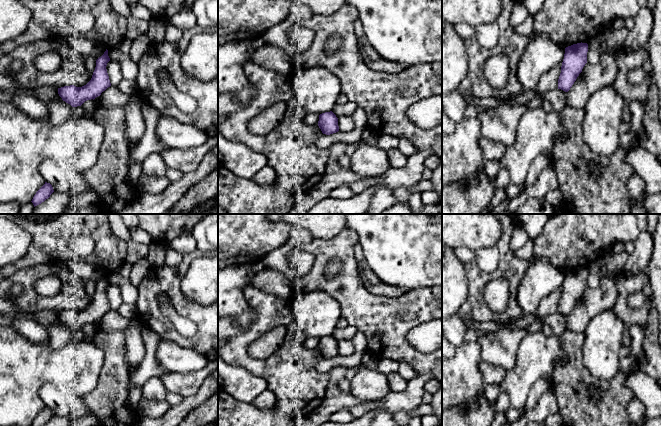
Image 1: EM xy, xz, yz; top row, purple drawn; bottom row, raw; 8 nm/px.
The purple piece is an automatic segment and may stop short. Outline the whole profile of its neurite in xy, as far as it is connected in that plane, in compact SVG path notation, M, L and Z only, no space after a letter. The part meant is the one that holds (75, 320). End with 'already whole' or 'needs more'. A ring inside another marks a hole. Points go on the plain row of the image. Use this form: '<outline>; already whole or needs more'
M108 274L96 284L96 291L91 304L82 311L74 309L58 312L58 318L63 325L72 331L81 330L85 325L95 323L111 310L107 297L107 287L110 285Z; already whole

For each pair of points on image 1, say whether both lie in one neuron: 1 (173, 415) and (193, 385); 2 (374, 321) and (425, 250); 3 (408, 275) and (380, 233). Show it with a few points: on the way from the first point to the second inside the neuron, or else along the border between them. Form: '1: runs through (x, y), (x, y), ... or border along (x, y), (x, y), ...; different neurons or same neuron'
1: border along (203, 382), (196, 393), (185, 398); different neurons
2: border along (429, 286), (410, 289), (406, 292); different neurons
3: runs through (408, 265), (408, 261), (390, 243); same neuron

